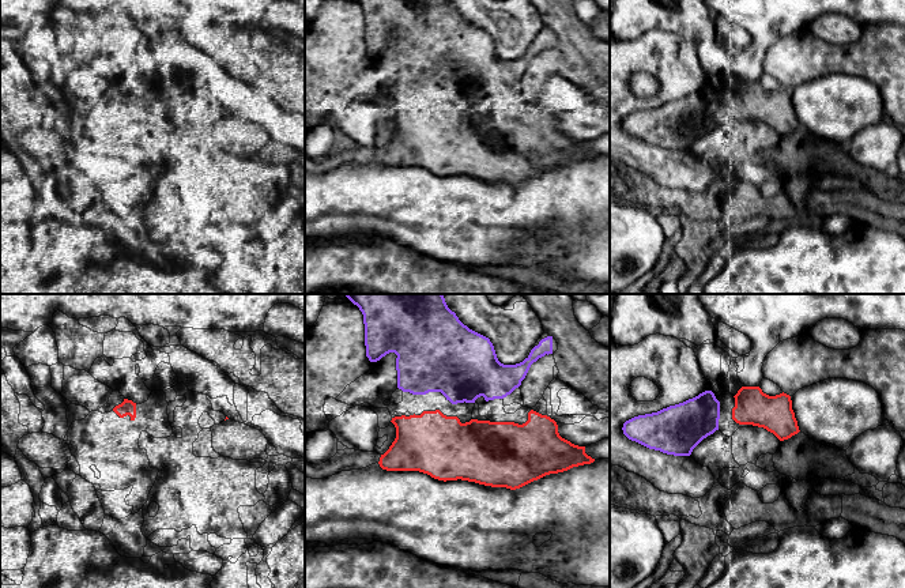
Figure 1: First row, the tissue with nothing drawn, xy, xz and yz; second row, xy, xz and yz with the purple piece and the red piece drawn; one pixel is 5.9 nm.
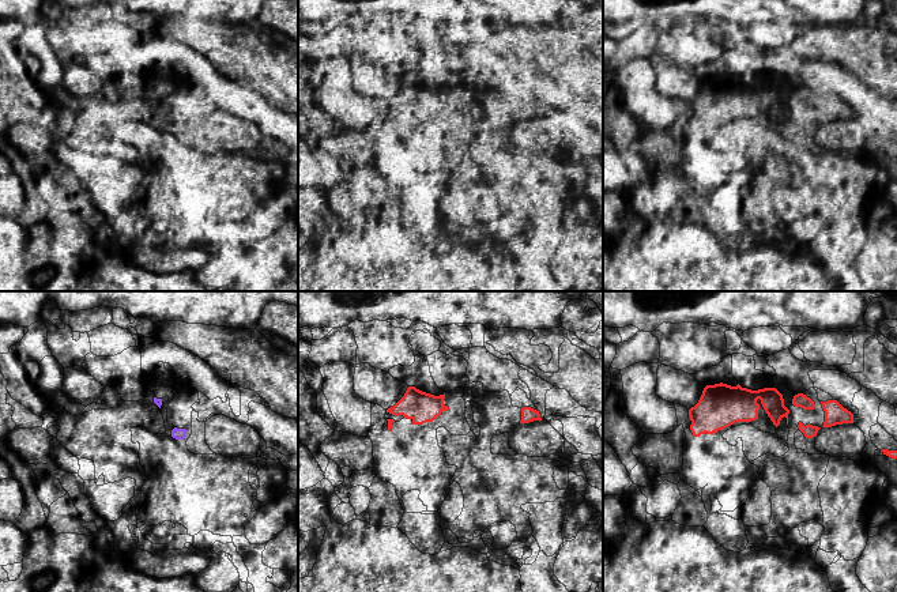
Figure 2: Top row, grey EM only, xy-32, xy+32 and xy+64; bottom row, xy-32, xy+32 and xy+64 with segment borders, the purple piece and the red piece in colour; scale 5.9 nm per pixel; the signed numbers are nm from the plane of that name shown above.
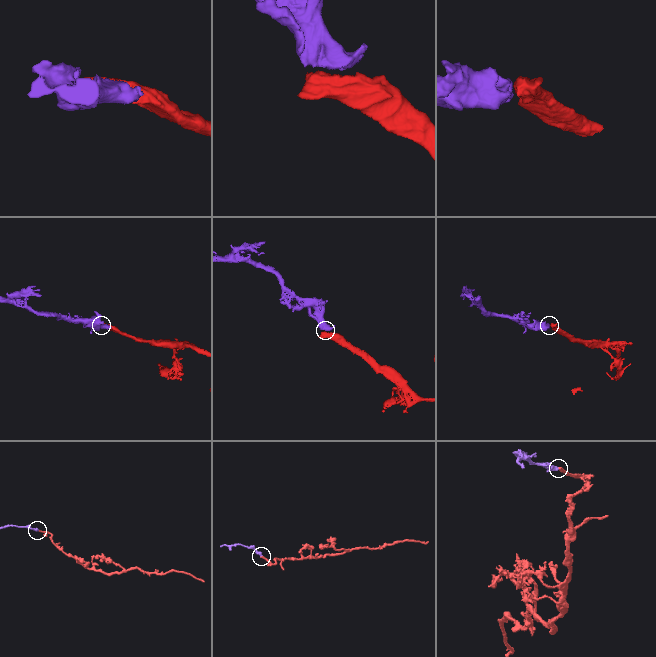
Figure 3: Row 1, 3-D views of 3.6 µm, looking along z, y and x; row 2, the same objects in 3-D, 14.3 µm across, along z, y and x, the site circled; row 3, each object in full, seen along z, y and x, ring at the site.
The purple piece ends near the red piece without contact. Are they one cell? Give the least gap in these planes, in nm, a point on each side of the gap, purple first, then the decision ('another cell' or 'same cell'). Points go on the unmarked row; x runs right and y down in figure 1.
80 nm apart; from purple across xz (447, 94), (438, 105); same cell

